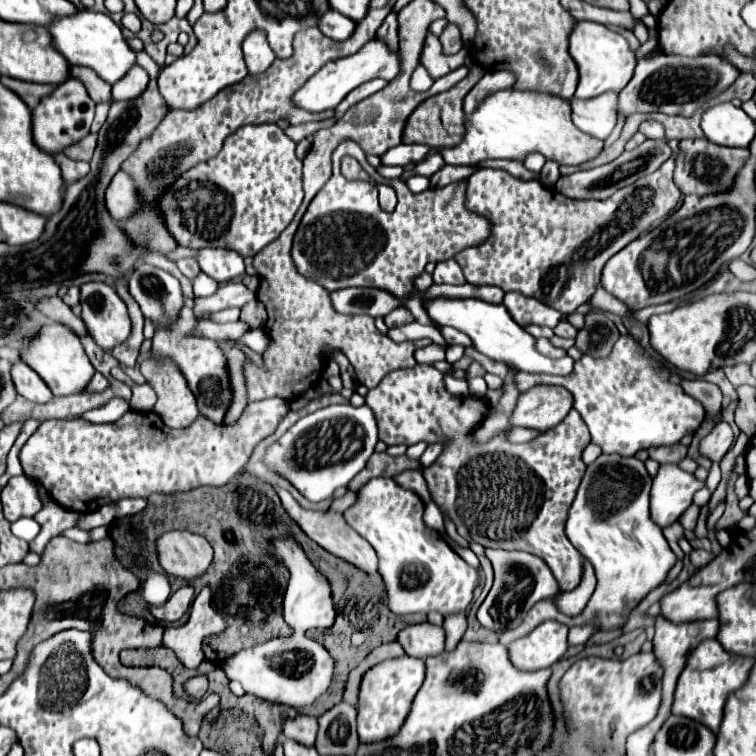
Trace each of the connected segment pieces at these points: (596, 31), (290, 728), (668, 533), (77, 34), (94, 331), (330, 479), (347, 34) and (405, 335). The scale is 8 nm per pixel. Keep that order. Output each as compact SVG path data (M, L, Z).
M579 22L573 28L573 32L569 36L569 54L571 54L571 58L575 60L575 64L579 68L579 84L577 84L575 98L581 98L581 100L595 98L595 96L605 94L605 92L621 92L627 86L627 82L631 80L635 64L637 64L637 56L629 48L629 42L619 32L613 32L607 26L601 26L597 22Z
M297 716L293 720L285 720L283 734L285 738L291 738L303 746L315 746L317 740L317 718L313 716Z
M679 521L663 529L663 534L674 554L679 560L683 560L685 554L678 545L679 539L684 536L684 529Z
M79 10L77 16L55 20L55 24L49 26L49 32L53 36L53 46L69 60L71 66L87 66L109 84L121 80L121 76L125 76L137 64L135 50L129 48L121 34L121 28L107 14Z
M89 282L81 286L83 322L95 344L111 352L131 336L131 318L125 302L117 296L113 286L103 282Z
M327 406L313 414L299 418L277 442L273 442L263 456L263 464L289 480L307 500L321 502L333 498L333 492L341 486L347 486L367 464L369 456L373 454L377 444L377 422L373 410L369 406Z
M327 12L321 16L319 20L319 30L331 38L331 40L337 40L337 42L343 42L343 40L349 40L355 32L355 22L349 20L347 16L341 16L339 12Z
M413 320L411 324L405 324L401 328L391 328L389 330L389 338L393 338L395 342L403 342L403 340L415 340L415 338L431 338L434 343L447 348L447 343L443 336L439 334L439 330L435 330L433 326L423 326L417 320Z

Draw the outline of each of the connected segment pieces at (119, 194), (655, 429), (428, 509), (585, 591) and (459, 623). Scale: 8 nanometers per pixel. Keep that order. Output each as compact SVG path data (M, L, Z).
M119 170L113 176L113 182L107 188L107 210L115 220L125 220L131 218L133 214L137 214L141 210L141 198L139 198L139 190L133 184L133 178L129 174L125 174L123 170Z
M621 334L609 356L583 356L575 362L569 376L517 372L513 382L519 392L533 384L557 384L567 388L573 394L573 408L581 414L591 432L591 442L601 446L607 454L633 456L643 448L677 444L685 434L695 434L703 422L703 406L687 396L681 386L669 382L669 378L671 374L663 360L651 356L633 334Z
M427 502L425 504L425 516L423 516L423 520L425 520L425 524L429 528L445 534L445 530L443 530L443 514L441 514L441 510L439 510L439 506L435 502Z
M585 560L585 566L587 566L585 582L579 584L579 586L573 590L573 616L579 614L579 612L585 608L589 596L591 596L593 590L595 590L595 574L593 574L593 566L591 566L587 560Z
M459 614L459 616L445 616L445 622L443 622L443 628L447 632L447 640L445 640L445 650L451 652L453 646L459 644L465 628L467 628L467 620L465 620L465 614Z

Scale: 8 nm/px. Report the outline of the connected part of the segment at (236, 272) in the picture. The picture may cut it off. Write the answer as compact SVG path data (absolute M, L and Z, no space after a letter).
M201 248L195 258L197 258L201 270L217 282L229 282L229 280L245 274L243 256L233 250Z

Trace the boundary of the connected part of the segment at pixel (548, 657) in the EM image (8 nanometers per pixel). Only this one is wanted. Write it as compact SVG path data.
M557 620L539 624L531 634L509 644L511 662L519 670L541 670L553 666L567 650L569 628Z

